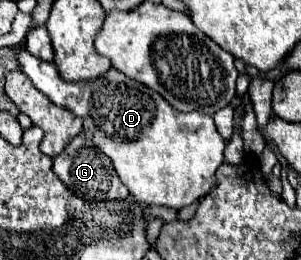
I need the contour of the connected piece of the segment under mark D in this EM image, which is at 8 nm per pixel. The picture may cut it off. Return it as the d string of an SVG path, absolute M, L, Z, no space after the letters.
M26 50L18 52L18 60L22 64L22 72L32 80L32 84L36 84L40 92L44 92L56 106L66 108L84 120L86 138L112 160L114 170L136 202L180 210L190 206L194 200L204 198L216 186L216 168L224 162L226 142L218 134L216 124L208 114L176 112L158 92L128 78L116 68L110 68L106 74L92 80L66 82L60 78L56 64L38 60Z

